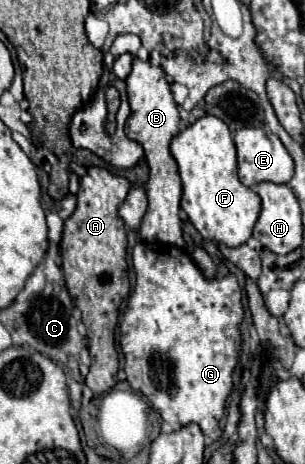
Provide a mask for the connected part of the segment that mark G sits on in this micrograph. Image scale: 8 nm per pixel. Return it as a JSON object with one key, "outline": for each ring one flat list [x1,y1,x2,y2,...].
{"outline":[[139,241,133,247,133,267,137,283,119,327,127,381,135,391,141,391,151,401,153,409,173,429,197,423,205,437,217,441,221,437,219,419,225,413,225,401,233,389,233,371,241,357,241,285,233,273,223,279,205,279,203,271,193,263,185,249,165,243]]}

